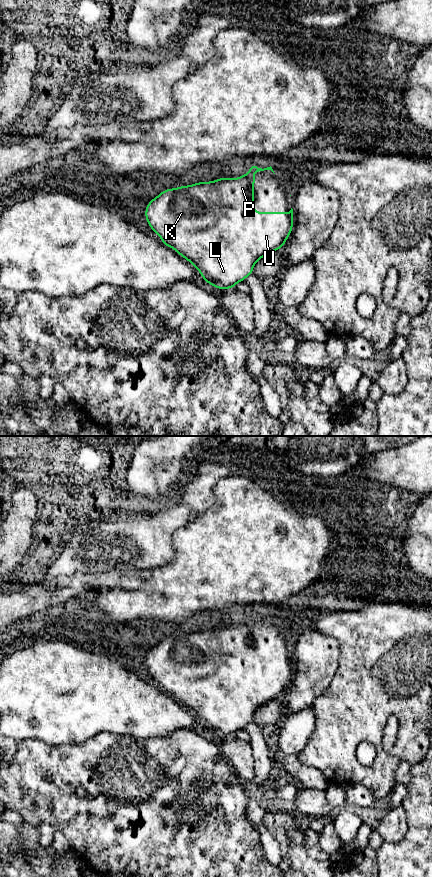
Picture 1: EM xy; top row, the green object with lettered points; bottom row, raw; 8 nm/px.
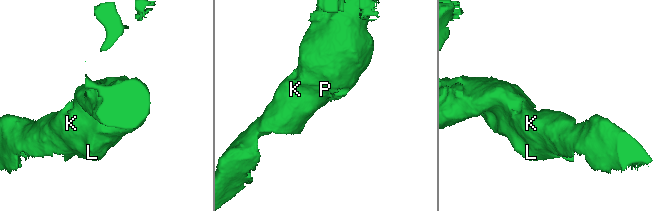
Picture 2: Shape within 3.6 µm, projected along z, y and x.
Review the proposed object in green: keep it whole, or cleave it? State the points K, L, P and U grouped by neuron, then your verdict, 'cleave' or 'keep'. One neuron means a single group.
K L P U | keep

